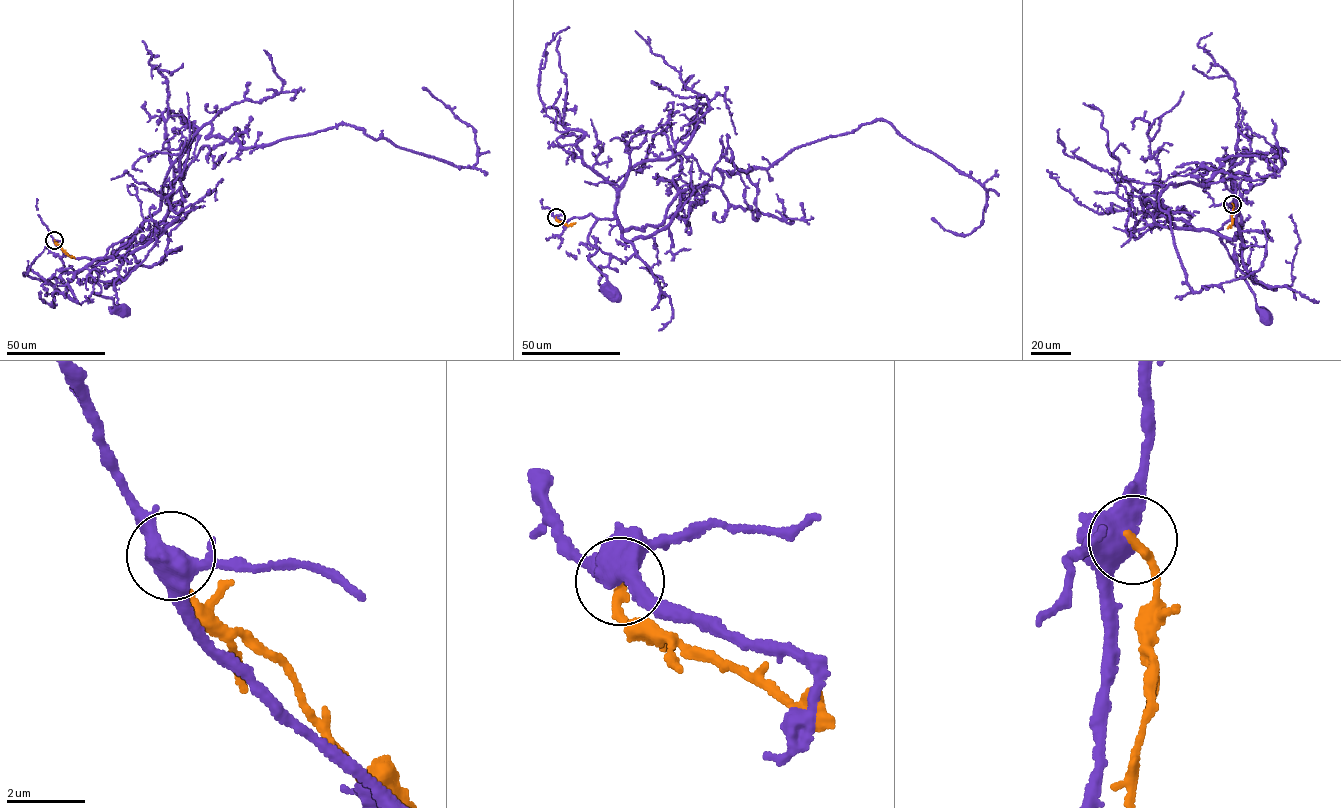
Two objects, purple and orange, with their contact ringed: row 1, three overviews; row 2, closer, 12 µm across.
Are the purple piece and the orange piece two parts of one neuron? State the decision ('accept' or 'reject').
reject

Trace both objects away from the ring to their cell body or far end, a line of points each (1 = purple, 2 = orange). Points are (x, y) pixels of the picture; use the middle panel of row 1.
1: (556, 218), (566, 221), (591, 214), (599, 218), (588, 236), (598, 248), (589, 258), (615, 294)
2: (556, 218), (568, 225), (575, 223)

